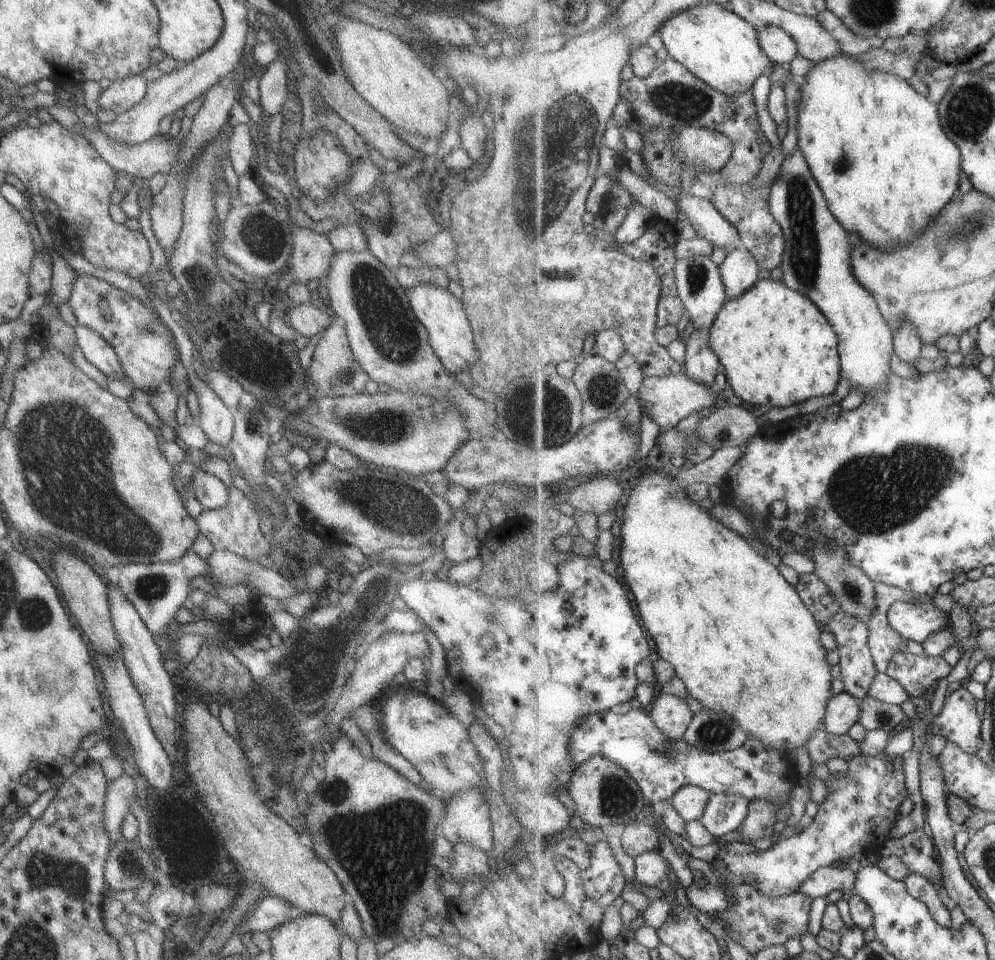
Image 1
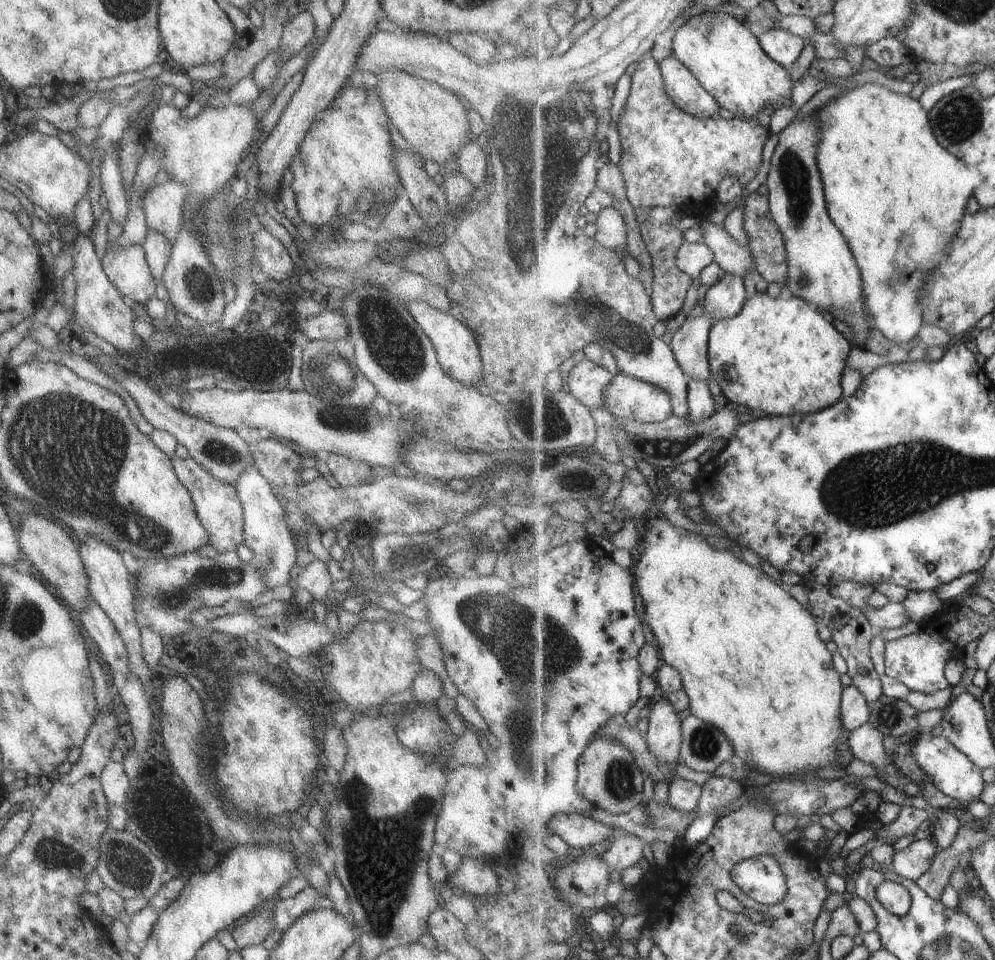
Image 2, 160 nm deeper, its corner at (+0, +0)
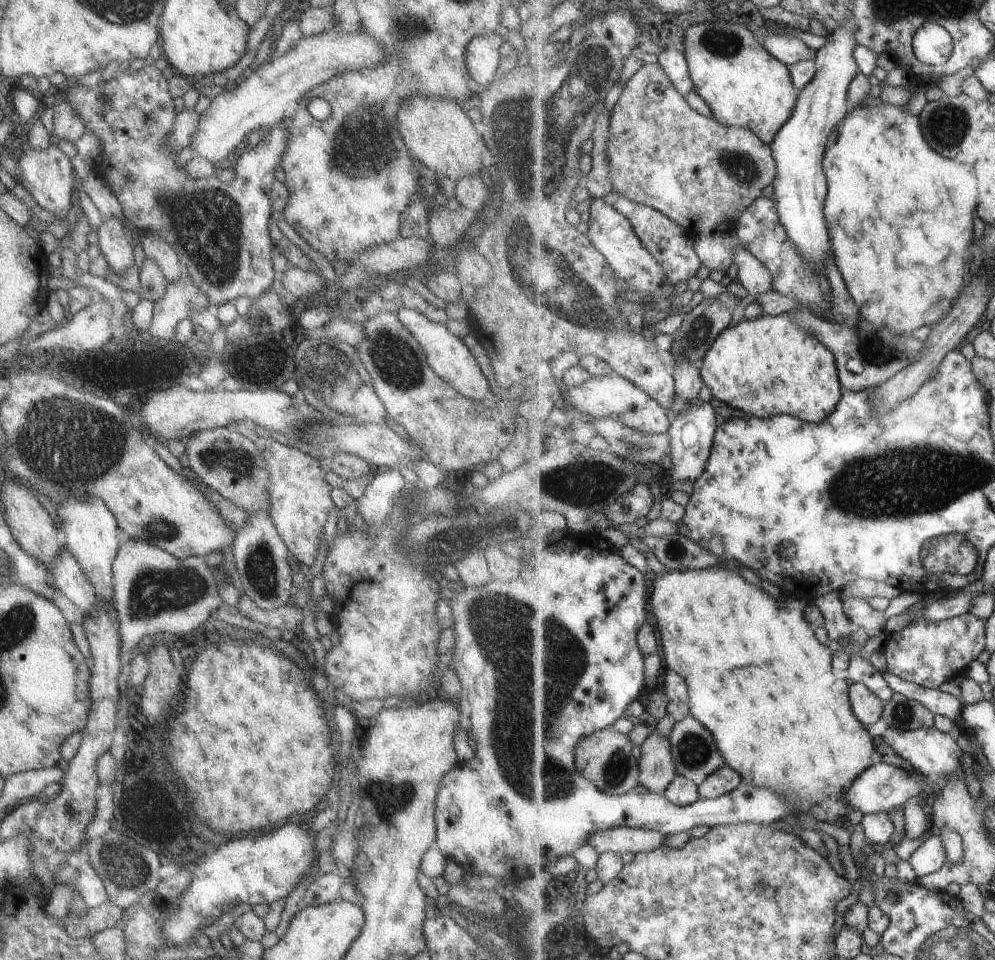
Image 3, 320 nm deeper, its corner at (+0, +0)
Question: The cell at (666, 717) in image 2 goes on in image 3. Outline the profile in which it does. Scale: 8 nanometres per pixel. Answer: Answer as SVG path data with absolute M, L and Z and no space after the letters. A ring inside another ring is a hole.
M655 729L649 731L641 745L638 779L651 793L663 795L677 778L676 764L670 754L670 740L659 735Z

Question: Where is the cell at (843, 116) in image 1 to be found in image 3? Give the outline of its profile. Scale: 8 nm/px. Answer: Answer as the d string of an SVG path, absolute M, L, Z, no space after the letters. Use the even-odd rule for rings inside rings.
M882 103L880 106L863 106L850 110L850 113L836 126L835 132L833 132L835 136L831 137L831 139L834 138L834 143L826 149L826 155L824 156L824 171L826 172L828 178L828 195L826 198L826 207L824 208L824 215L832 238L834 261L837 263L839 272L841 272L844 276L844 280L851 296L859 305L859 310L863 318L878 328L889 328L889 330L893 330L895 333L912 333L914 330L924 326L933 327L939 324L939 322L941 322L941 320L943 320L943 318L945 318L945 316L949 314L950 310L954 307L954 302L959 298L959 295L962 294L962 290L965 288L966 284L970 282L972 277L972 265L974 264L972 261L972 253L974 252L972 247L975 242L975 232L973 232L973 226L975 226L975 214L979 202L977 170L973 172L973 165L961 164L961 162L957 164L955 160L947 160L947 158L943 158L941 154L937 154L935 149L931 148L931 145L927 142L926 136L923 134L922 123L920 120L921 116L913 116L913 114L906 112L906 109L907 108L904 107L895 107L895 105L892 104Z

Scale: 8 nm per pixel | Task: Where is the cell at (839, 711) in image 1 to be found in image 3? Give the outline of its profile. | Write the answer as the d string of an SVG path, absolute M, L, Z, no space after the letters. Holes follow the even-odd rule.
M853 683L850 686L850 699L859 720L869 726L875 724L884 714L884 702L866 684Z

